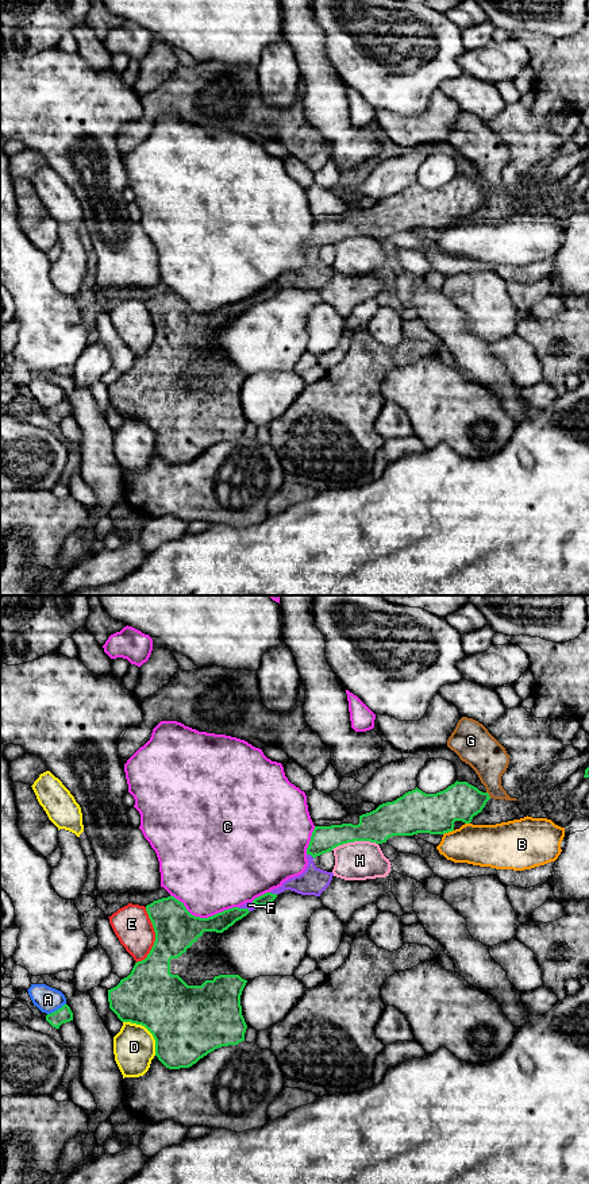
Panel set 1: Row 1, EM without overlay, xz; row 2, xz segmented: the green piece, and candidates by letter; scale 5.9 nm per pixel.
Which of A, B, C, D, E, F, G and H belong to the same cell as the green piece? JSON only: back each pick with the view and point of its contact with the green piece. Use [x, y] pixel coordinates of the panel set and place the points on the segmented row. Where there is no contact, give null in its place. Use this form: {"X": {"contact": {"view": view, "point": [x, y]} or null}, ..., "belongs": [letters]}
{"F": {"contact": {"view": "xz", "point": [311, 855]}}, "belongs": ["F"]}

